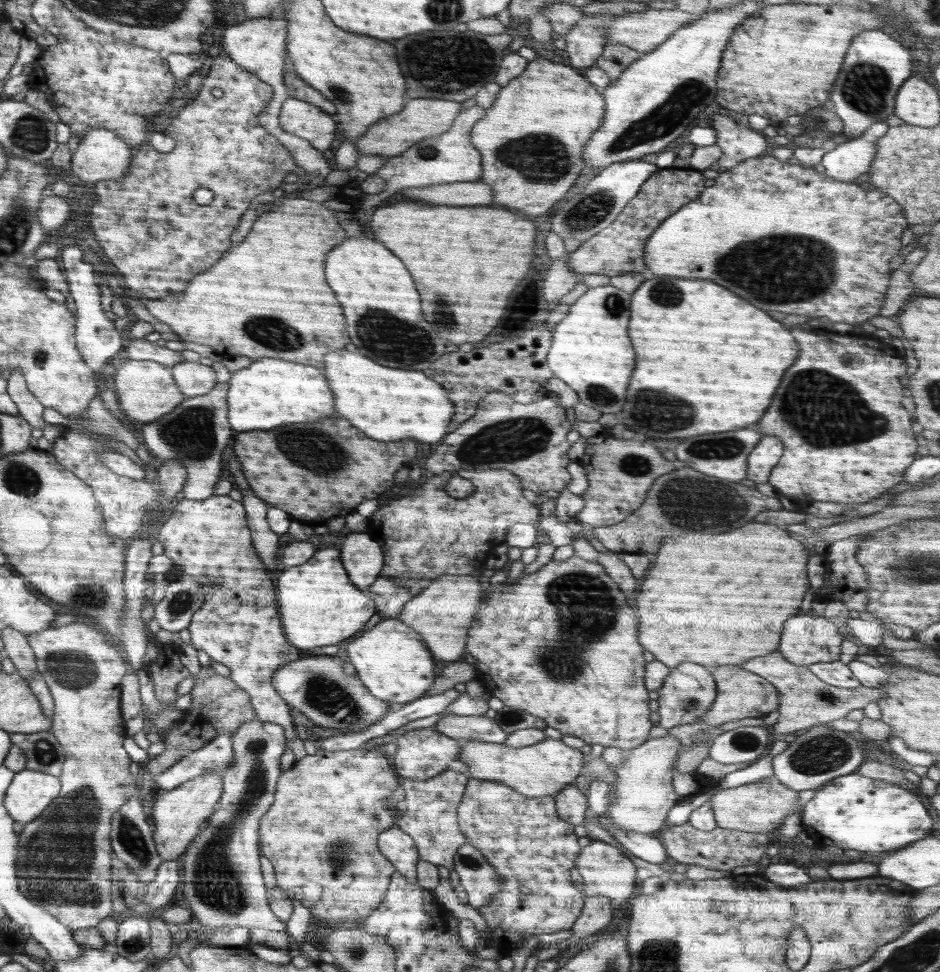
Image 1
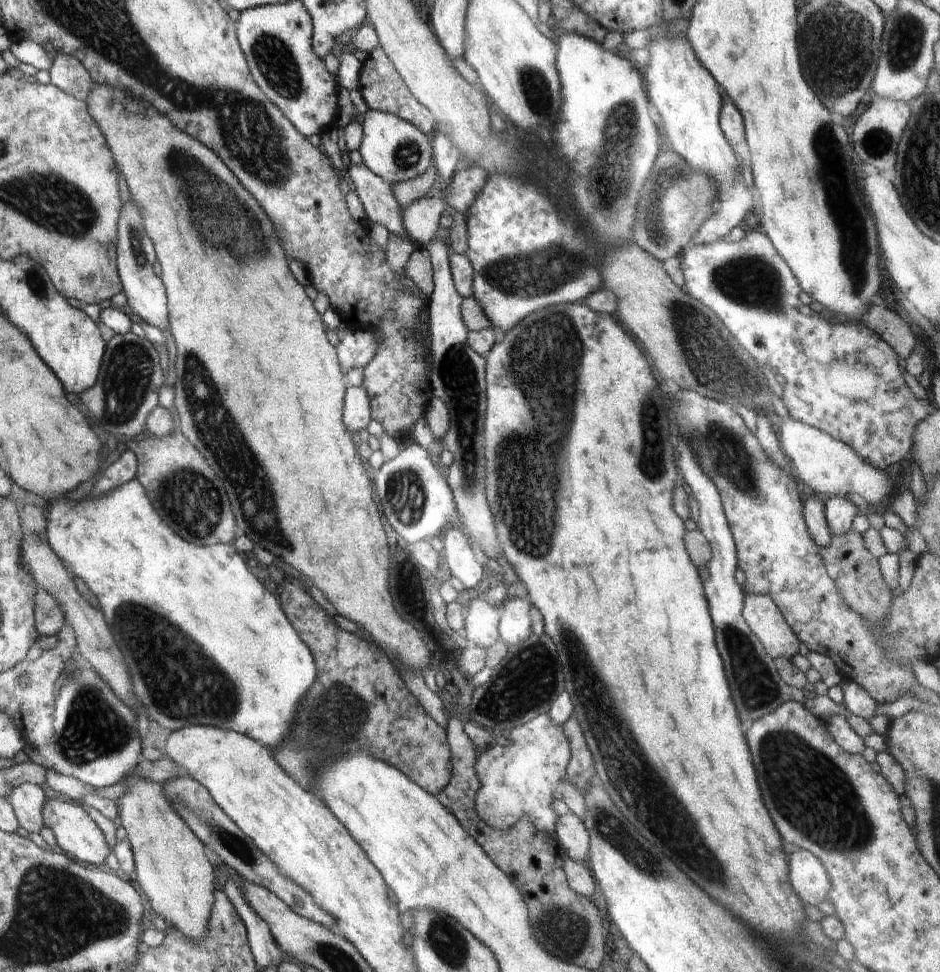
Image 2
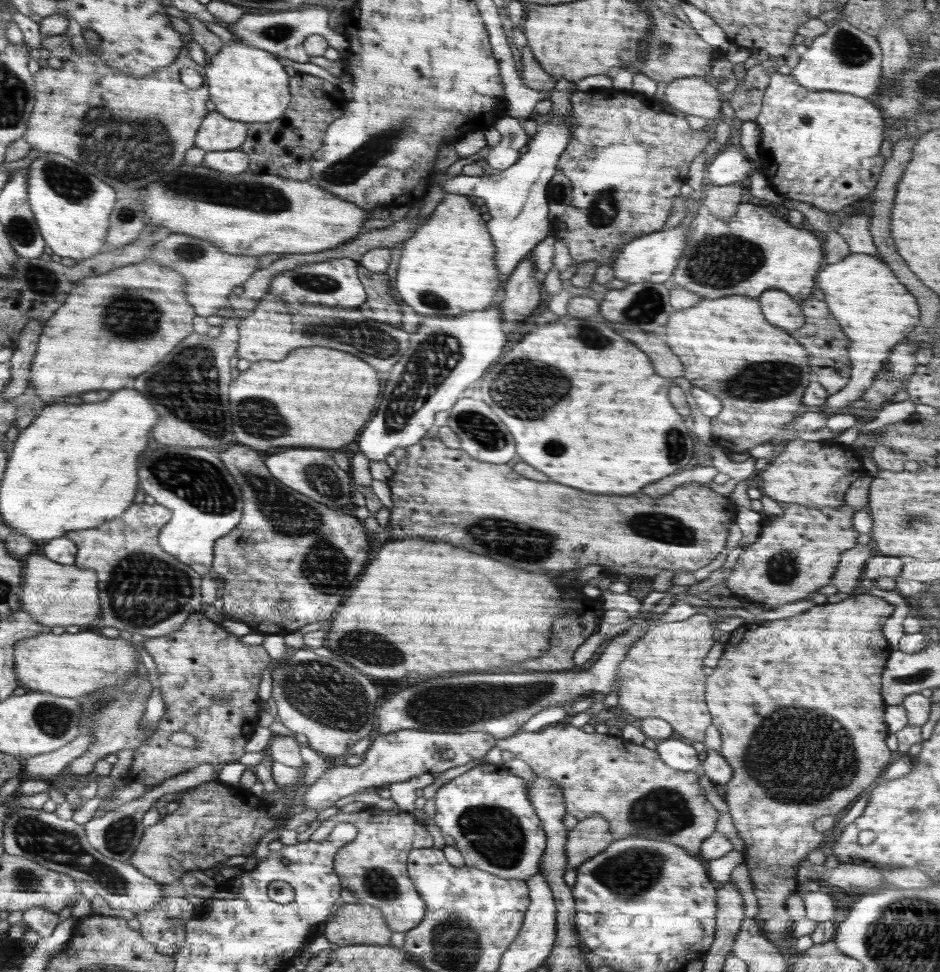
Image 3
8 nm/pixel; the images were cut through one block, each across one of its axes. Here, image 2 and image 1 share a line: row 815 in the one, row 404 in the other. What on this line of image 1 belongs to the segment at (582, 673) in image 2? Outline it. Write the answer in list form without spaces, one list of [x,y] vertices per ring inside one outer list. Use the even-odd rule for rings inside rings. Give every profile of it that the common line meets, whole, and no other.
[[[652,277],[646,280],[631,294],[628,336],[636,350],[636,368],[626,388],[620,422],[636,432],[638,438],[644,436],[644,440],[654,440],[654,434],[662,440],[682,440],[754,424],[770,406],[782,374],[798,354],[794,338],[780,322],[722,286],[706,280]]]

